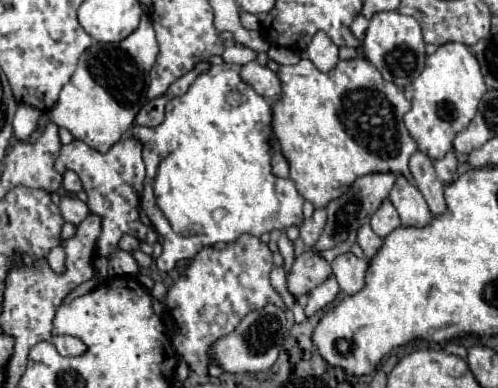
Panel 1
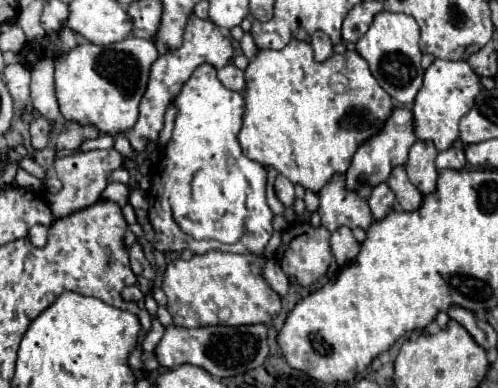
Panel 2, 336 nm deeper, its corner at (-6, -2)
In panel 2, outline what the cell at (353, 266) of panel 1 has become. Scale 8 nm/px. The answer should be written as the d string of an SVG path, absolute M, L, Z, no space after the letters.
M346 226L338 228L336 232L332 232L330 246L332 246L332 252L334 252L334 258L336 258L338 266L344 266L350 260L354 260L356 254L358 254L358 250L360 250L360 244L352 236L352 230L346 228Z

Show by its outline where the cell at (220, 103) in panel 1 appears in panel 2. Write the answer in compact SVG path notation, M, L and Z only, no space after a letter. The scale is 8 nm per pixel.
M202 64L202 66L198 66L198 68L194 70L194 74L190 76L190 80L188 80L188 82L186 82L186 84L182 86L182 90L180 90L180 94L178 94L178 96L176 96L174 100L172 100L172 104L176 106L176 110L178 110L178 114L176 114L176 120L174 120L174 132L172 132L172 140L170 140L170 142L168 142L168 146L166 146L166 156L164 156L164 165L161 165L161 160L163 158L165 147L161 151L162 156L160 158L158 166L155 166L153 172L150 173L149 175L149 177L152 179L151 179L151 186L148 190L148 201L149 201L148 217L149 217L149 221L152 222L152 226L154 226L154 232L156 232L156 238L154 238L154 248L156 248L156 250L160 250L160 252L180 252L180 250L189 249L192 250L194 254L206 254L206 252L210 252L210 250L224 250L224 252L232 252L237 254L250 254L250 253L262 254L262 252L264 252L264 248L266 248L266 244L268 244L274 232L272 226L272 220L274 214L272 213L272 210L268 208L268 204L266 204L266 168L264 168L262 164L258 164L258 162L254 162L254 160L250 160L250 158L246 158L246 156L242 154L242 148L240 148L240 144L238 144L238 140L236 140L236 136L238 136L238 132L240 132L240 124L242 124L242 114L244 114L244 98L242 98L242 94L238 94L238 92L234 92L234 90L228 90L228 88L224 88L224 86L220 84L220 80L216 80L216 68L214 68L214 66L210 66L210 64Z

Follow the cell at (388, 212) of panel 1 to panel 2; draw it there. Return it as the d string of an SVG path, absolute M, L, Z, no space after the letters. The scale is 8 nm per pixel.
M382 182L372 190L368 204L370 204L374 220L382 220L390 212L390 208L394 206L394 192Z

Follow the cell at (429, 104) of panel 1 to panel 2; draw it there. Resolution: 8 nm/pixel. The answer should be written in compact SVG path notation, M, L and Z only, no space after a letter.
M434 60L424 74L424 84L414 100L414 132L420 140L432 140L438 150L448 150L458 140L458 122L472 108L474 98L482 90L480 76L472 72L468 62Z

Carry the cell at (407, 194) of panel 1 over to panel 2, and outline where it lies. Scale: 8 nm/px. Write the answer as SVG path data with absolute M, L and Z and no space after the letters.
M396 166L390 174L390 178L386 180L386 184L390 186L390 190L396 194L396 200L400 204L402 210L412 212L416 208L420 208L422 204L422 194L418 192L418 188L408 180L404 166Z

